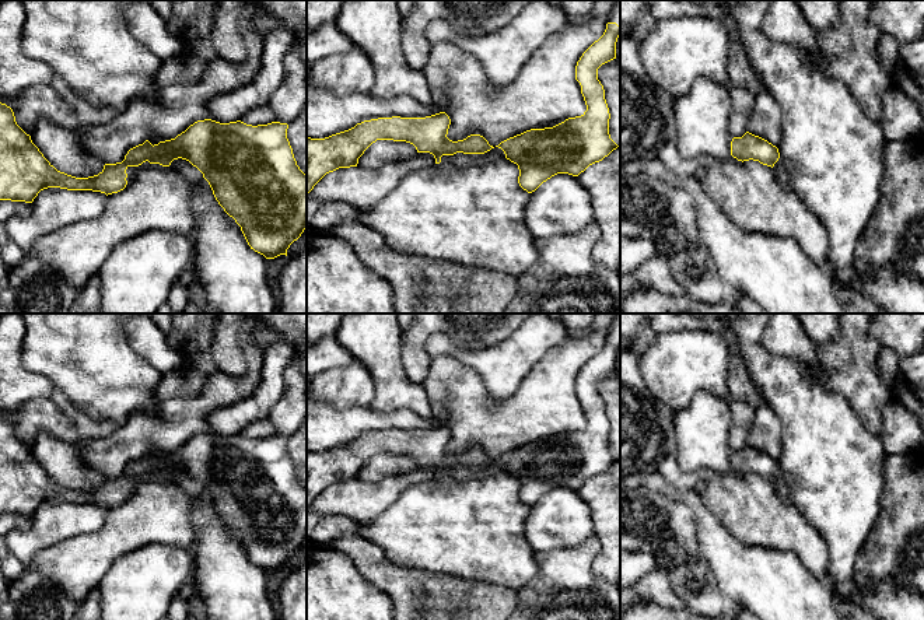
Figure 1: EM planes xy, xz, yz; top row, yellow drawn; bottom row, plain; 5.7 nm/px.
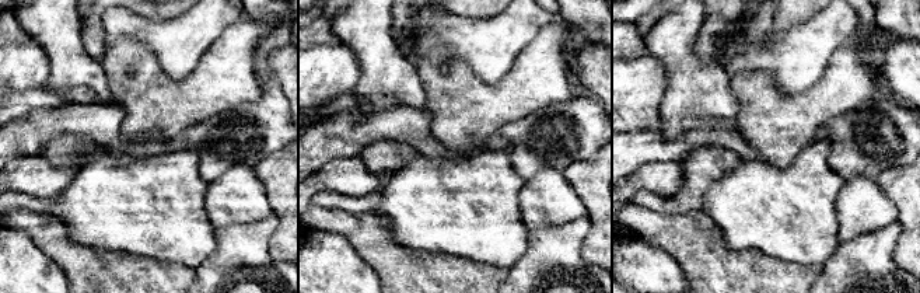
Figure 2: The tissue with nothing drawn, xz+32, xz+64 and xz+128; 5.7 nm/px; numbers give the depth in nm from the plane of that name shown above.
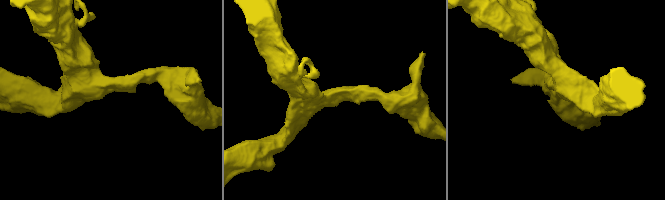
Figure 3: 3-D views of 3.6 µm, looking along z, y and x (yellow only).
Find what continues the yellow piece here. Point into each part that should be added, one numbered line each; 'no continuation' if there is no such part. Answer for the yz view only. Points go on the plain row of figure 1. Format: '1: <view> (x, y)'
no continuation

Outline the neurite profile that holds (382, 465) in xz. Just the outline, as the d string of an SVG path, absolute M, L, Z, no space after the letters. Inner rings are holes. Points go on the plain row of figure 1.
M377 453L358 472L357 480L379 483L388 476L396 476L414 470L417 463L406 455Z

